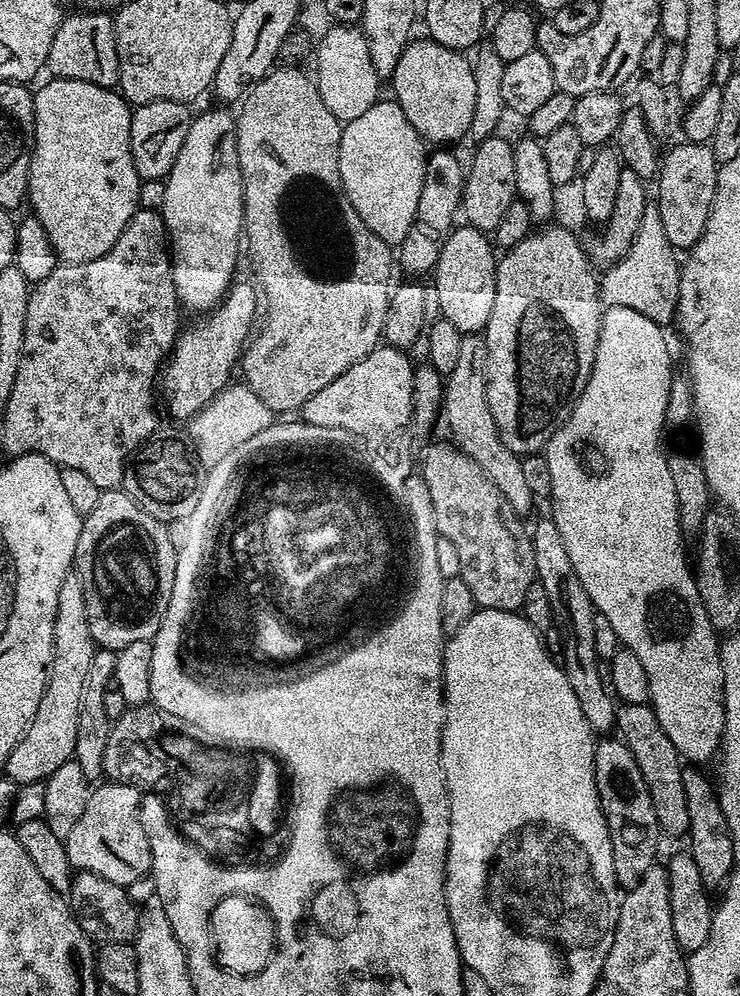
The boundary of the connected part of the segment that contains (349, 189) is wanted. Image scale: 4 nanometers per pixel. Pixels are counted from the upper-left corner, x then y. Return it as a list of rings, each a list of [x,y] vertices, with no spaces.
[[[377,100],[368,110],[341,127],[339,176],[347,200],[372,233],[389,246],[405,240],[417,213],[425,178],[428,150],[402,108],[394,100]]]

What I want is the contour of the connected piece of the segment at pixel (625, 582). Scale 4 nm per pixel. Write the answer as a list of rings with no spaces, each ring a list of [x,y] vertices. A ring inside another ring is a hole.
[[[626,306],[605,307],[604,317],[600,323],[600,333],[598,334],[598,350],[594,354],[594,366],[590,370],[590,378],[586,382],[586,386],[582,390],[582,394],[578,398],[578,402],[572,407],[572,412],[568,416],[566,422],[562,422],[562,426],[552,437],[548,445],[542,449],[542,455],[546,458],[546,462],[550,462],[551,485],[553,487],[550,497],[552,509],[550,515],[554,523],[558,526],[558,534],[562,534],[562,542],[566,545],[566,554],[570,554],[570,566],[574,566],[574,574],[578,574],[578,582],[582,582],[582,590],[586,590],[586,594],[590,598],[593,608],[596,609],[598,615],[602,618],[608,619],[610,627],[613,628],[614,634],[618,634],[621,645],[629,648],[641,660],[642,666],[646,670],[646,682],[650,682],[650,694],[648,699],[651,703],[654,714],[658,714],[658,722],[662,722],[662,730],[666,730],[666,738],[670,738],[670,742],[674,742],[676,752],[683,758],[689,765],[704,766],[704,763],[711,758],[715,757],[721,751],[722,741],[724,739],[724,679],[722,678],[722,662],[720,661],[720,646],[721,641],[718,639],[718,633],[712,627],[710,618],[706,614],[706,606],[700,597],[700,591],[696,585],[696,577],[693,569],[690,567],[690,560],[684,557],[684,539],[685,533],[680,526],[680,515],[678,514],[678,498],[674,494],[674,481],[670,479],[670,470],[668,469],[668,457],[666,455],[666,448],[660,445],[660,431],[665,431],[666,425],[664,423],[664,415],[666,414],[666,402],[670,398],[670,386],[674,379],[672,373],[672,352],[668,349],[668,340],[664,337],[665,329],[661,325],[656,324],[645,314],[640,314],[638,310],[628,309]]]

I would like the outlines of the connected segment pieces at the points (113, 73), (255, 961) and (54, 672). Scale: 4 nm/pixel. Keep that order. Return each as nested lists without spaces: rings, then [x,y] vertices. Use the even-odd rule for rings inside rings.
[[[79,10],[65,15],[60,21],[58,30],[54,34],[54,42],[50,42],[50,54],[46,65],[47,71],[52,71],[53,77],[62,80],[77,80],[90,82],[94,86],[115,89],[120,82],[120,63],[116,49],[116,26],[113,17],[104,10]]]
[[[226,896],[212,911],[212,946],[217,964],[235,976],[252,976],[268,964],[276,946],[276,921],[251,896]]]
[[[74,570],[62,578],[62,587],[58,590],[58,614],[54,622],[54,650],[52,651],[52,667],[48,673],[48,685],[42,694],[42,702],[38,702],[38,714],[30,722],[30,726],[24,731],[24,737],[10,750],[10,758],[6,762],[3,771],[7,779],[13,780],[17,786],[22,784],[39,784],[48,779],[58,766],[73,759],[76,755],[76,739],[78,738],[78,714],[82,694],[86,686],[86,678],[90,674],[90,662],[94,658],[97,647],[92,643],[90,634],[90,622],[86,618],[86,598],[82,590],[82,578]]]

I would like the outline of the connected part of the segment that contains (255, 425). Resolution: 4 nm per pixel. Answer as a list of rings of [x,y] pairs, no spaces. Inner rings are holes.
[[[234,382],[220,391],[203,410],[197,412],[189,420],[187,428],[189,427],[189,441],[197,459],[201,467],[207,470],[222,462],[242,442],[271,427],[273,422],[274,414],[266,404],[246,384]]]

